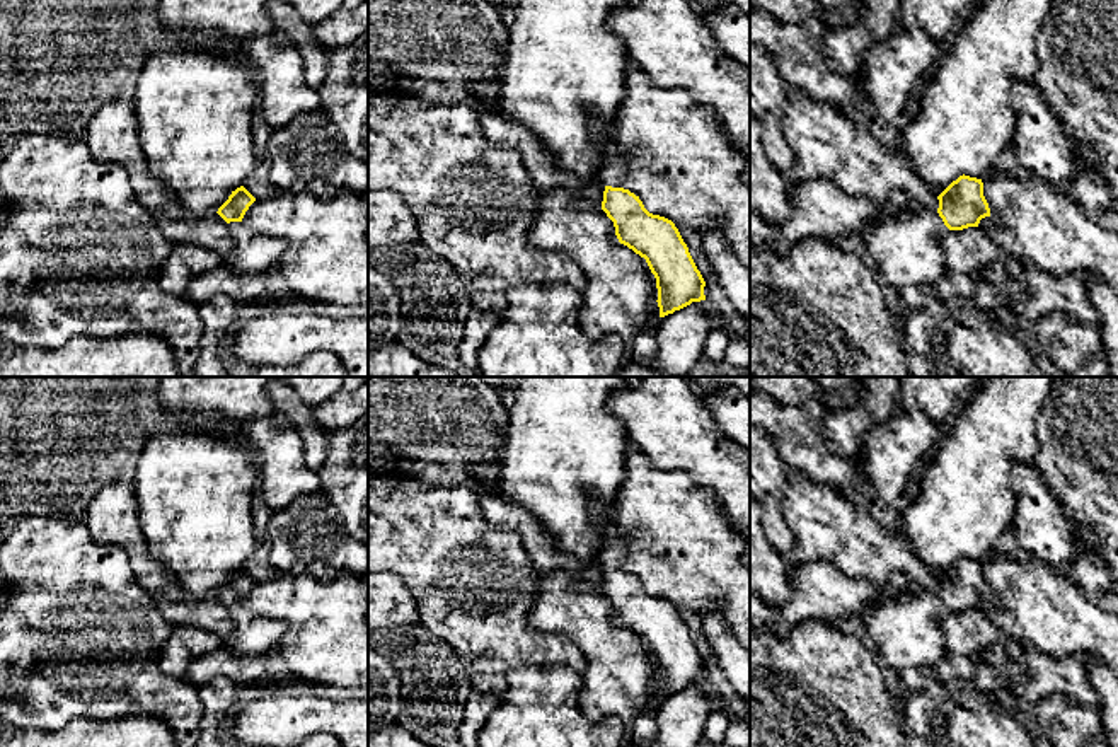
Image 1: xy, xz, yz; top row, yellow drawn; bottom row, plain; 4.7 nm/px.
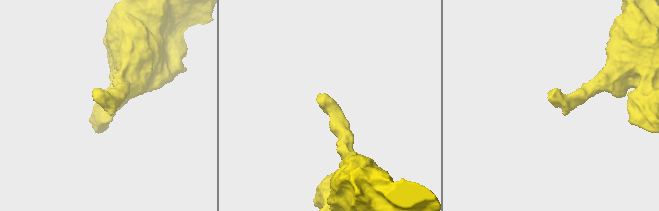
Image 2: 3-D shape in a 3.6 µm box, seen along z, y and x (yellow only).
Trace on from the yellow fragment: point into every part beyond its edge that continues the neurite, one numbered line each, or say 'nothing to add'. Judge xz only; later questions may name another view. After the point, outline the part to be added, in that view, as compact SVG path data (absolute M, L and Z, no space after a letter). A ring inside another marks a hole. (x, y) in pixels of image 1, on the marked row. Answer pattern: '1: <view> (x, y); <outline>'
1: xz (612, 171); M593 121L591 126L603 142L603 160L596 177L605 186L622 188L627 174L627 162L617 148L615 131L607 131L598 121Z

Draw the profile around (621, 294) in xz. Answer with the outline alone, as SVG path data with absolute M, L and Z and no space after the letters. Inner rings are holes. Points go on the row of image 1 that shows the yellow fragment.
M566 191L540 193L528 242L569 256L586 276L579 324L590 339L617 336L627 351L660 319L656 278L615 235L603 210L574 205Z

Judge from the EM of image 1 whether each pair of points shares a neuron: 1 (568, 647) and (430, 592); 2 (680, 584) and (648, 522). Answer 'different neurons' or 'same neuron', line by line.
1: same neuron
2: same neuron

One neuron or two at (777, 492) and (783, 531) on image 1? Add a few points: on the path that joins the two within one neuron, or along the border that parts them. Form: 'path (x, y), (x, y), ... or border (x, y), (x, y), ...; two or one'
path (774, 502), (774, 521); one

